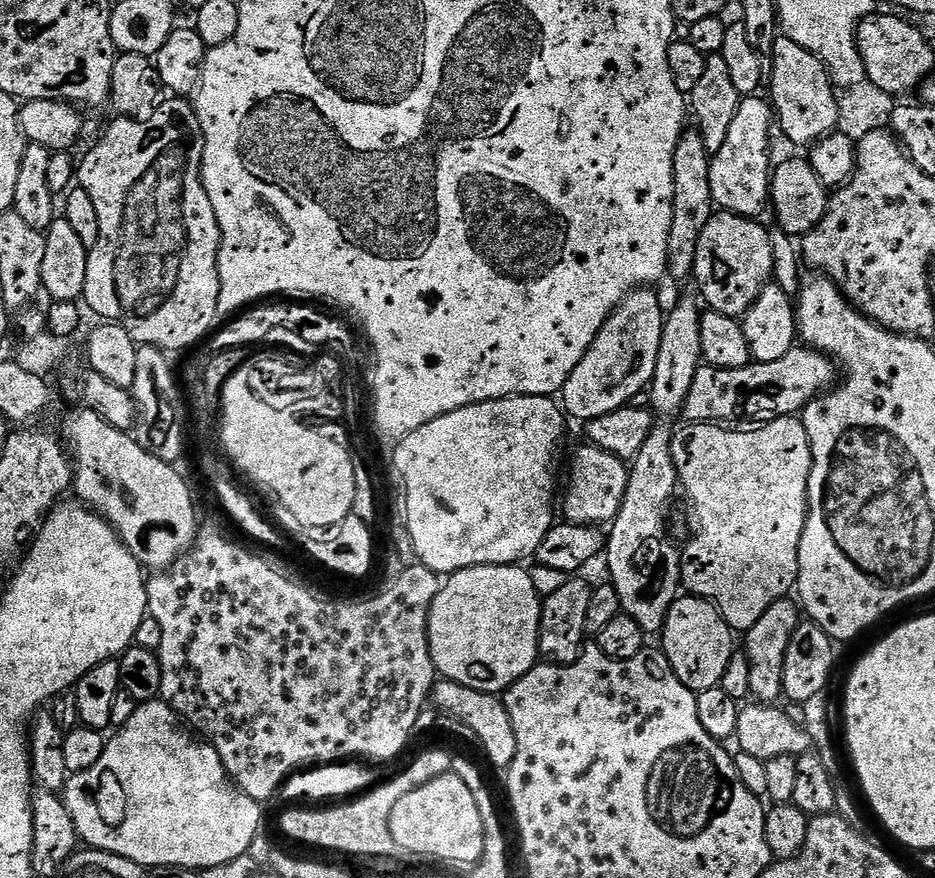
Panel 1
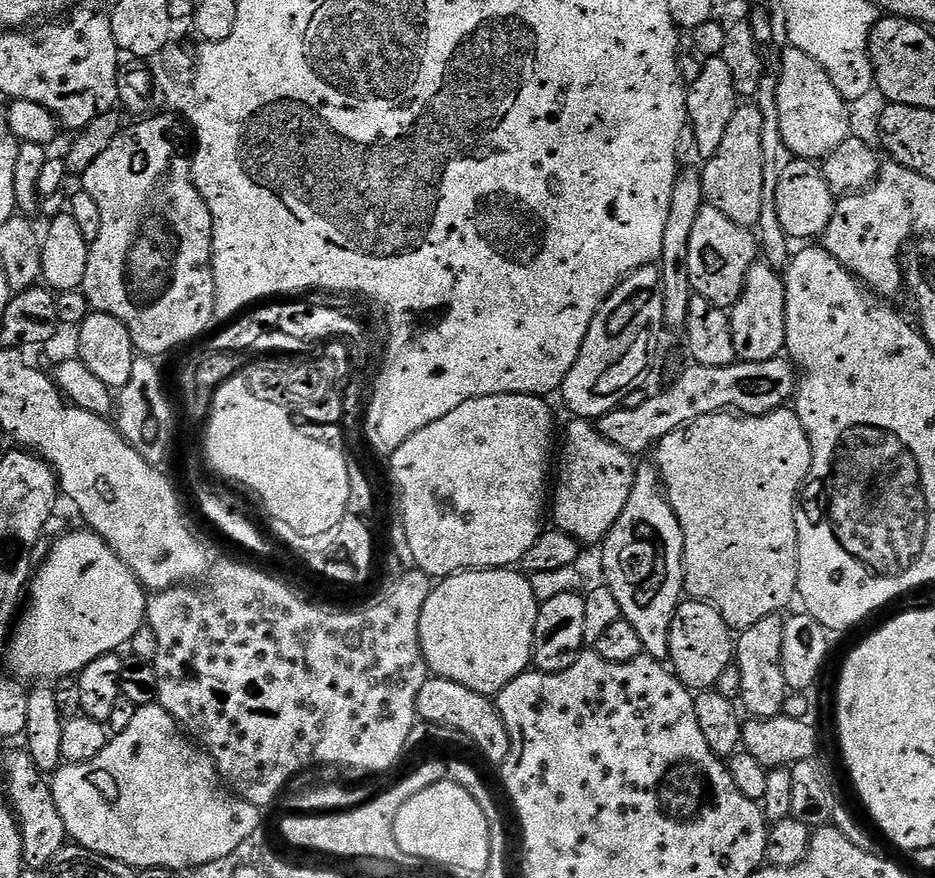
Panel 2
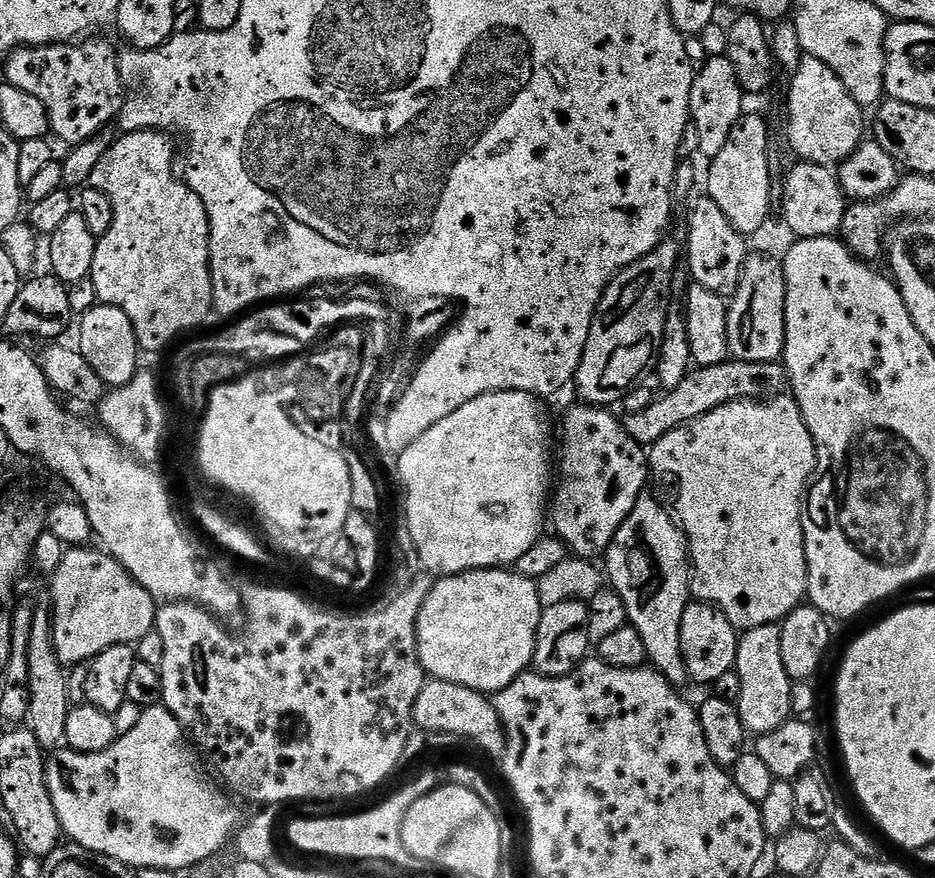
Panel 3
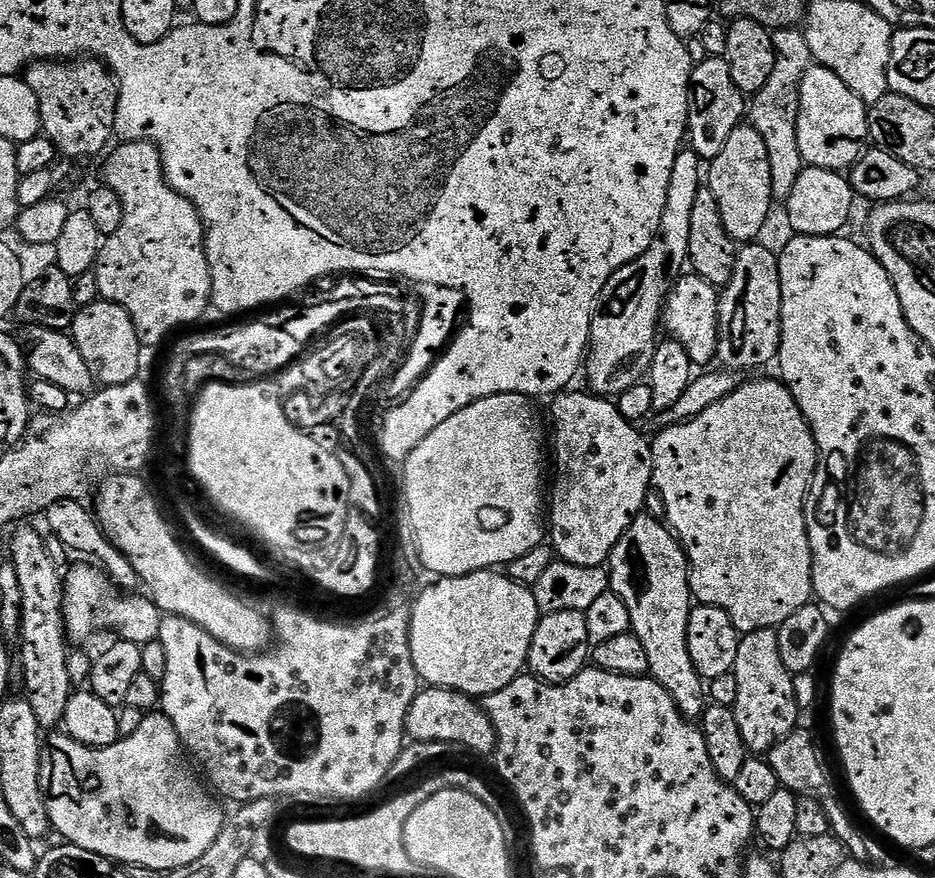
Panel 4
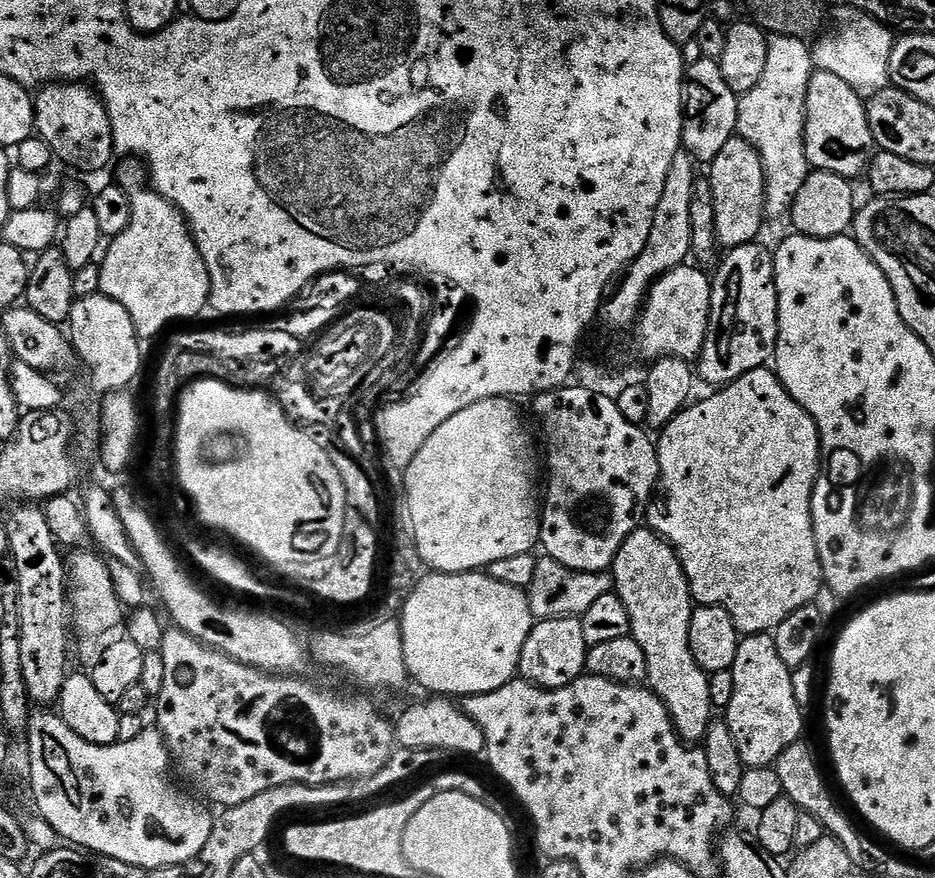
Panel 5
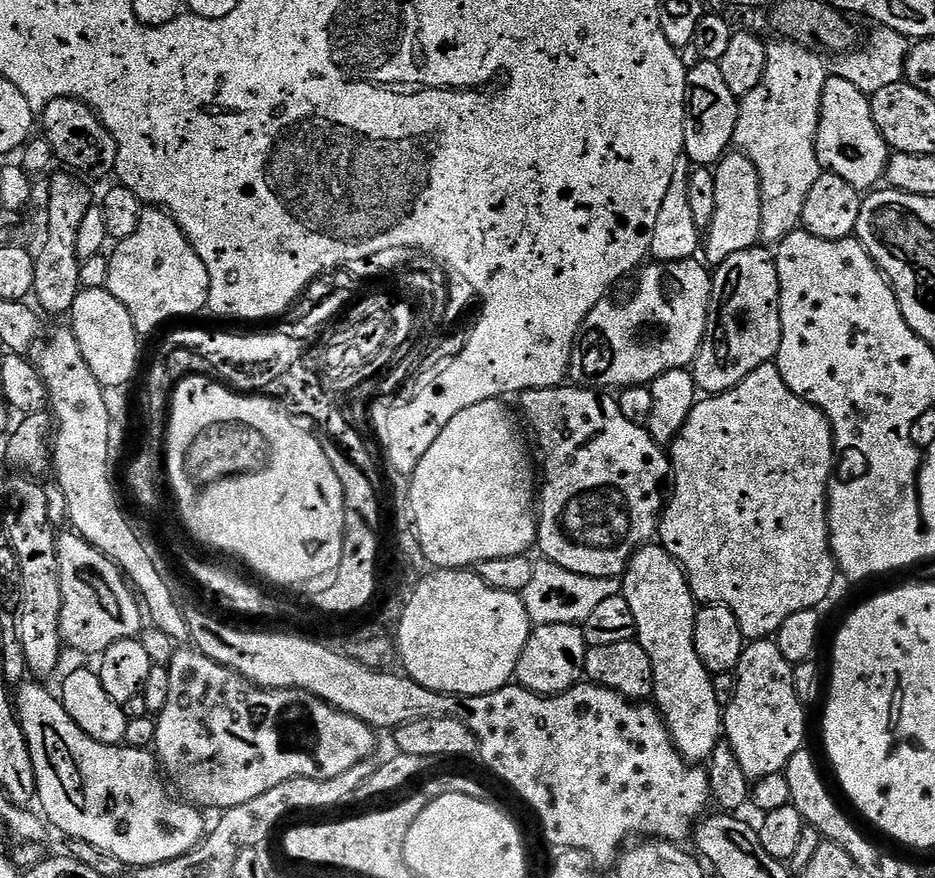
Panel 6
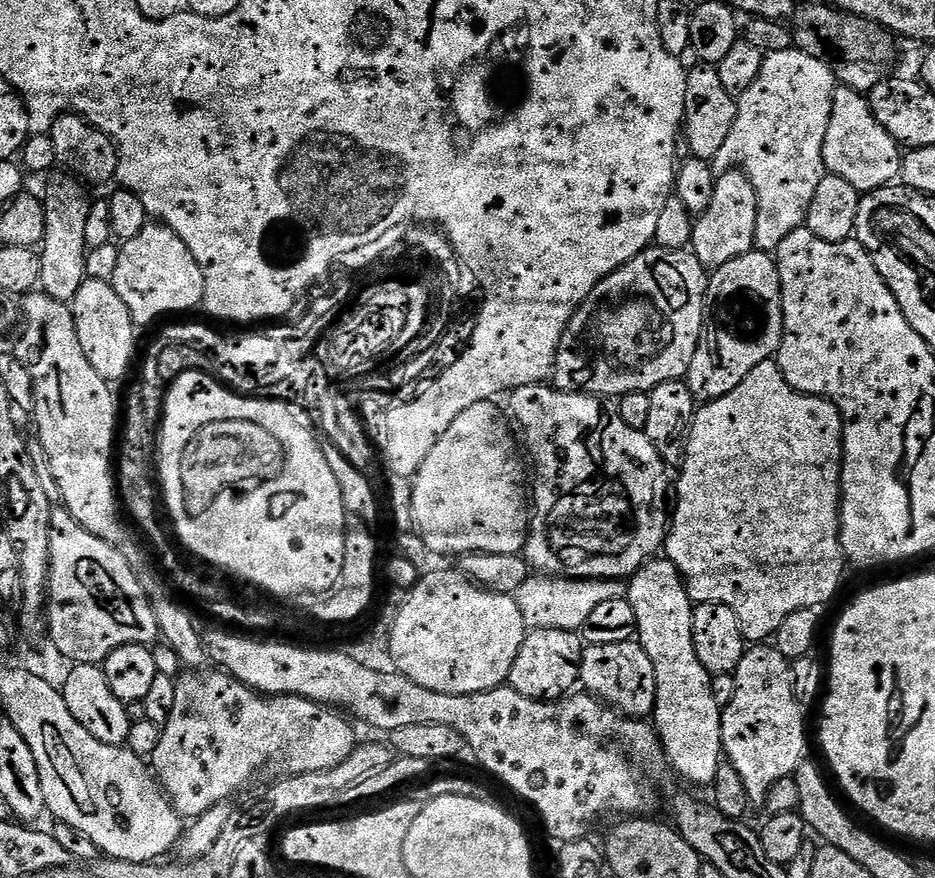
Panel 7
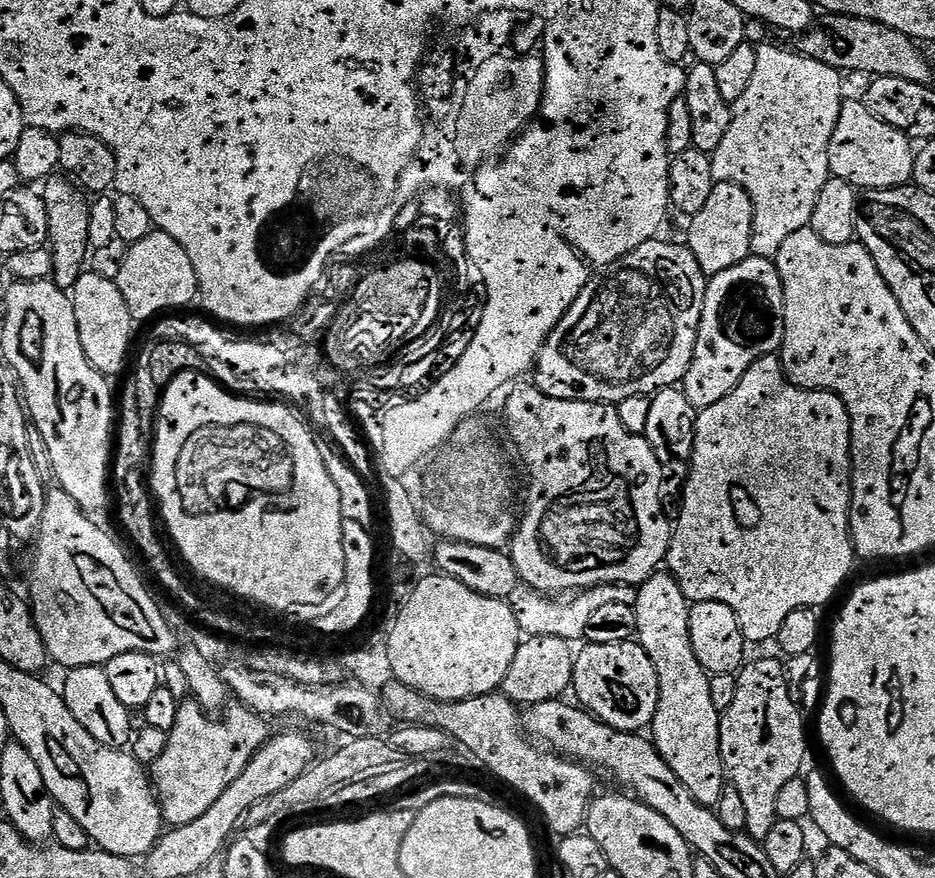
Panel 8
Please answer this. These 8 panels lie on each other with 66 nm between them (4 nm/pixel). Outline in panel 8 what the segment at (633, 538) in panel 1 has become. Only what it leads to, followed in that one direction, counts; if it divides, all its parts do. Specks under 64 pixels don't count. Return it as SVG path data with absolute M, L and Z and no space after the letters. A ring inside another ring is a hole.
M664 570L651 576L645 584L639 585L638 589L635 604L638 618L636 636L638 643L646 650L646 654L650 654L650 662L654 662L654 670L658 670L658 690L660 691L658 710L650 725L650 739L659 750L660 757L667 762L670 770L674 770L674 774L678 774L678 778L682 778L682 786L686 786L686 790L694 794L697 802L715 806L719 804L726 787L726 773L720 753L722 714L710 698L710 674L702 666L702 662L698 662L694 654L694 646L690 642L690 622L688 621L690 601L682 594L676 579Z

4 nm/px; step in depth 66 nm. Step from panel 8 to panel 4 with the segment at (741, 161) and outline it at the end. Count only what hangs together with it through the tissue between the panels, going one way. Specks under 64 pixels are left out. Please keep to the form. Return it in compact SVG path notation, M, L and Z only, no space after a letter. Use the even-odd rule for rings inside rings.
M799 27L777 28L772 32L772 41L776 51L774 71L766 86L750 100L750 123L758 134L762 134L762 142L766 142L766 154L770 154L770 178L772 194L777 201L787 201L790 190L798 182L798 174L806 165L798 150L798 102L800 101L800 83L804 71L813 67L814 61L810 54L810 46L806 46L806 38Z

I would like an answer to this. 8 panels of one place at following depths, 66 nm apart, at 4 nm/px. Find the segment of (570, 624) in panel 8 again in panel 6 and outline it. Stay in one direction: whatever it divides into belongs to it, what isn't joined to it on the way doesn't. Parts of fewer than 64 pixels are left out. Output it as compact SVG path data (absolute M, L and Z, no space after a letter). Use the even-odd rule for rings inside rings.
M537 559L532 566L532 577L526 590L521 592L527 616L534 626L556 624L582 624L605 598L623 593L623 581L619 577L590 578L558 566L552 560Z

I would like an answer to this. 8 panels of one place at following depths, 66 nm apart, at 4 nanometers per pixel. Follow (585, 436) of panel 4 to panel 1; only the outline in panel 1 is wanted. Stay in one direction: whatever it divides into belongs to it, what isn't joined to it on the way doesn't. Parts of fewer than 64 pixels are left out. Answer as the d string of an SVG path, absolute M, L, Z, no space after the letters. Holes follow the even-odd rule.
M583 446L576 452L572 460L572 473L568 476L568 493L563 493L563 519L569 524L591 524L608 526L616 519L622 506L622 498L626 498L626 486L630 468L614 454L606 454L606 450L598 450L591 446Z

